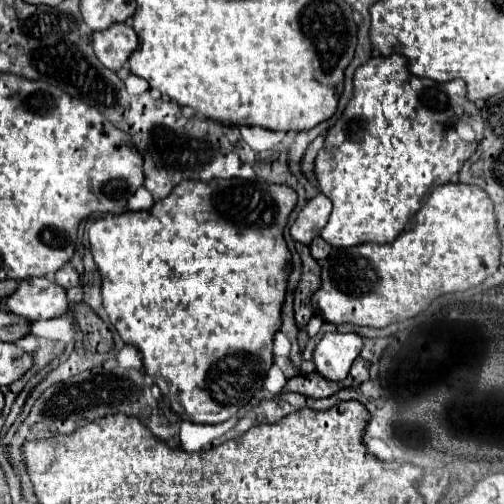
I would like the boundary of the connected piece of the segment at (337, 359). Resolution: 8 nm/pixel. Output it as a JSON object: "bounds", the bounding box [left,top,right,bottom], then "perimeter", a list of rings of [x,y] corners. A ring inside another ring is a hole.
{"bounds":[314,331,362,381],"perimeter":[[[336,331],[326,333],[318,341],[318,345],[314,349],[314,365],[316,365],[316,371],[322,377],[326,377],[328,381],[342,381],[348,375],[352,361],[360,355],[360,349],[362,349],[362,337],[356,335],[356,333],[336,333]]]}

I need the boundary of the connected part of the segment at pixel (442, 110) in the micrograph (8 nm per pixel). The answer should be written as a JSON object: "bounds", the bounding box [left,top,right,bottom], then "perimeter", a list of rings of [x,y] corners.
{"bounds":[314,55,484,247],"perimeter":[[[388,55],[388,57],[372,57],[372,59],[368,59],[364,65],[360,65],[356,69],[352,99],[348,101],[342,117],[328,131],[326,141],[324,141],[324,149],[318,151],[316,161],[314,161],[314,175],[316,175],[318,187],[334,205],[334,211],[330,213],[328,223],[320,233],[322,239],[326,243],[330,243],[332,247],[352,247],[352,245],[358,245],[358,243],[390,243],[390,241],[394,241],[402,233],[402,229],[406,227],[410,217],[428,199],[432,189],[442,185],[442,183],[450,183],[456,177],[456,173],[462,169],[464,161],[474,153],[478,141],[482,139],[482,131],[484,131],[484,125],[482,125],[480,113],[478,113],[478,107],[472,101],[466,99],[466,83],[462,79],[454,79],[454,81],[448,81],[448,83],[434,83],[430,79],[414,77],[414,75],[408,73],[406,59],[402,55]]]}

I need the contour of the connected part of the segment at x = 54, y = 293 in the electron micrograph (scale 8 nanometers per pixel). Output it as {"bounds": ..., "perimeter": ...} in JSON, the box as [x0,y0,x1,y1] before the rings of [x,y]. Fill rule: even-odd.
{"bounds":[6,277,68,323],"perimeter":[[[32,277],[30,281],[22,279],[18,289],[6,297],[6,307],[10,313],[32,323],[38,319],[60,317],[68,309],[68,301],[66,291],[50,277]]]}

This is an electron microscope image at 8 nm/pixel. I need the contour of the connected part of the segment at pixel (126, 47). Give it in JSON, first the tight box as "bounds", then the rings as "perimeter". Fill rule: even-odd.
{"bounds":[92,23,138,71],"perimeter":[[[118,23],[106,31],[94,33],[92,45],[98,61],[102,61],[102,65],[106,65],[110,71],[118,71],[138,47],[138,37],[128,23]]]}

